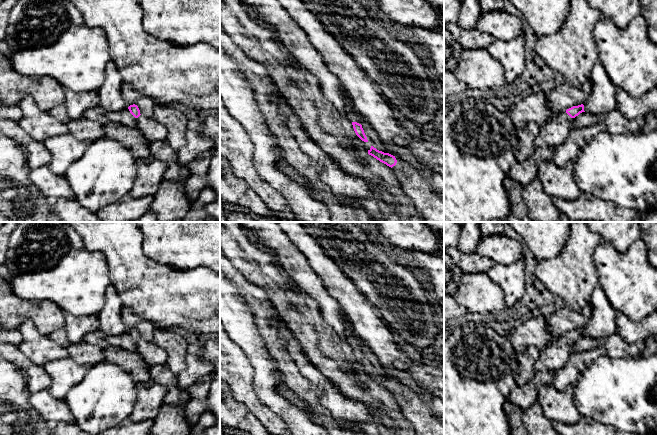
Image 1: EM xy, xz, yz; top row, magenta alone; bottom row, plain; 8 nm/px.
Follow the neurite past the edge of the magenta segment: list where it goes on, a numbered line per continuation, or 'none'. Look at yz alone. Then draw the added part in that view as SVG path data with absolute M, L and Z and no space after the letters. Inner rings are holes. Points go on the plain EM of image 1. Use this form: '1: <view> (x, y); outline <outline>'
1: yz (555, 355); outline M562 336L547 344L536 359L536 370L556 371L564 367L573 353L572 343L566 336Z

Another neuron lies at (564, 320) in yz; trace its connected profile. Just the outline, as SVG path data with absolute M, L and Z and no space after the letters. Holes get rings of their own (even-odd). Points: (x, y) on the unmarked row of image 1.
M568 306L556 309L552 314L547 315L546 321L550 333L555 338L566 336L567 333L584 327L587 319L591 316L591 306L584 310L575 311Z

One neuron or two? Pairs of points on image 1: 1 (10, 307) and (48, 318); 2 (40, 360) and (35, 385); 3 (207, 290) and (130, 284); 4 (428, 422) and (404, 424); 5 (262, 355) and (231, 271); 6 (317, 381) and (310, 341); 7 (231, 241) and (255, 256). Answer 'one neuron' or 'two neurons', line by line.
1: one neuron
2: two neurons
3: one neuron
4: two neurons
5: two neurons
6: two neurons
7: one neuron

